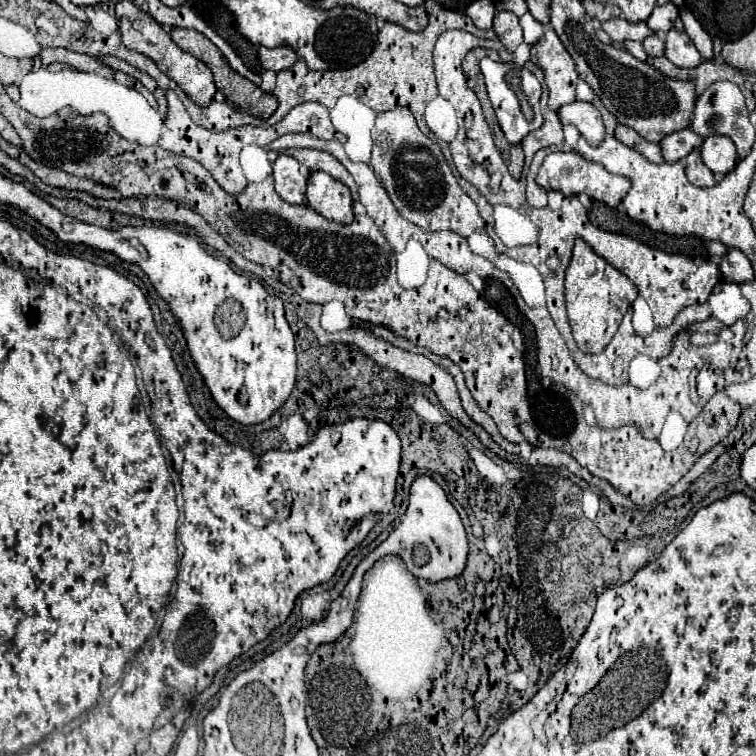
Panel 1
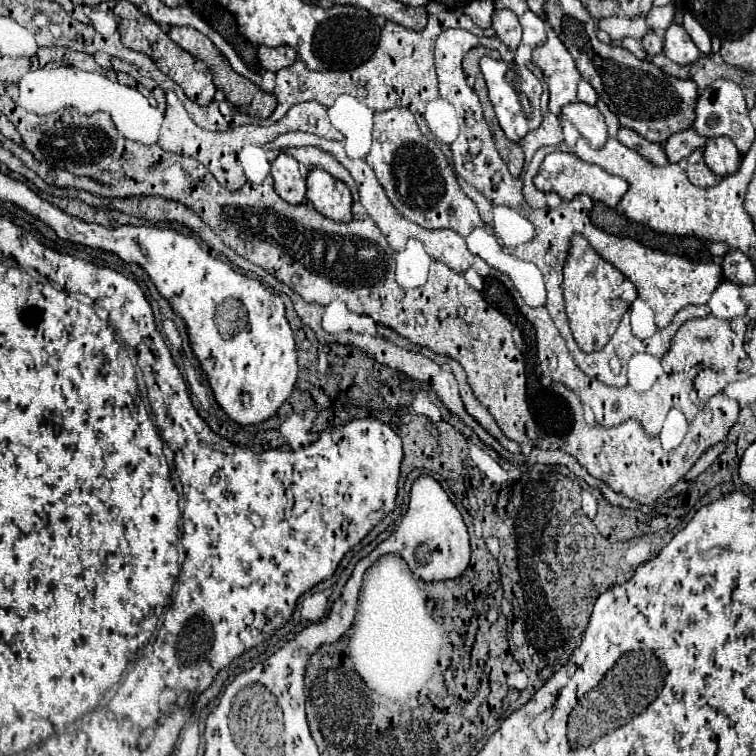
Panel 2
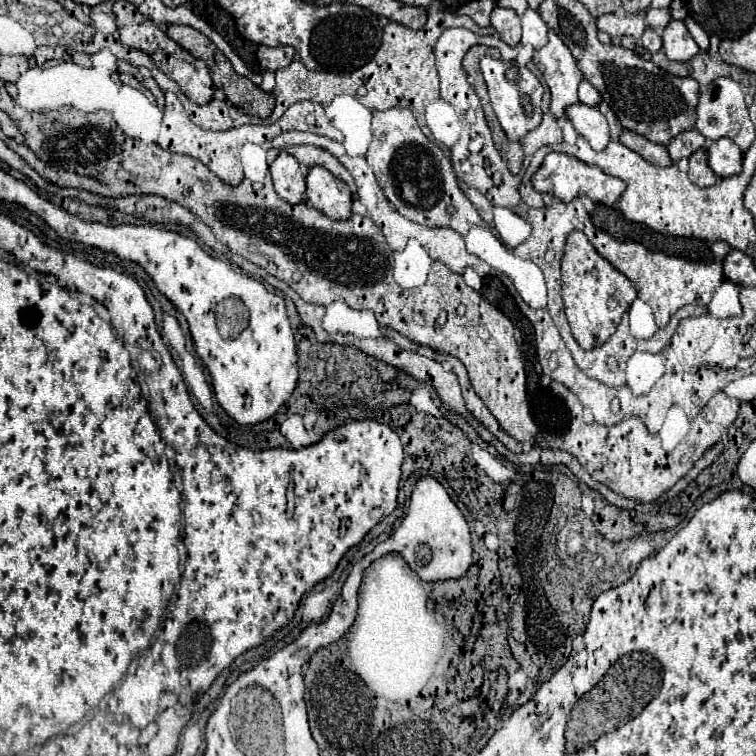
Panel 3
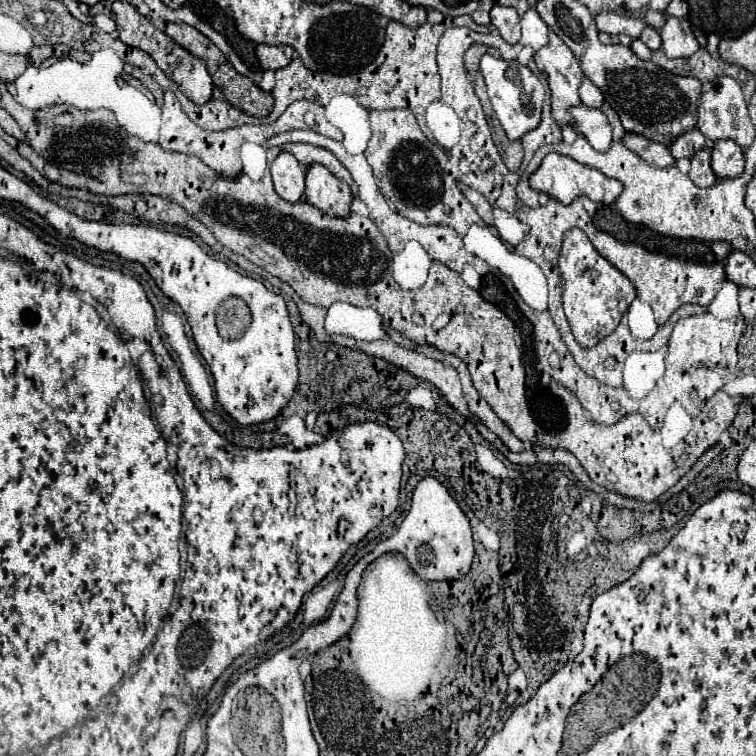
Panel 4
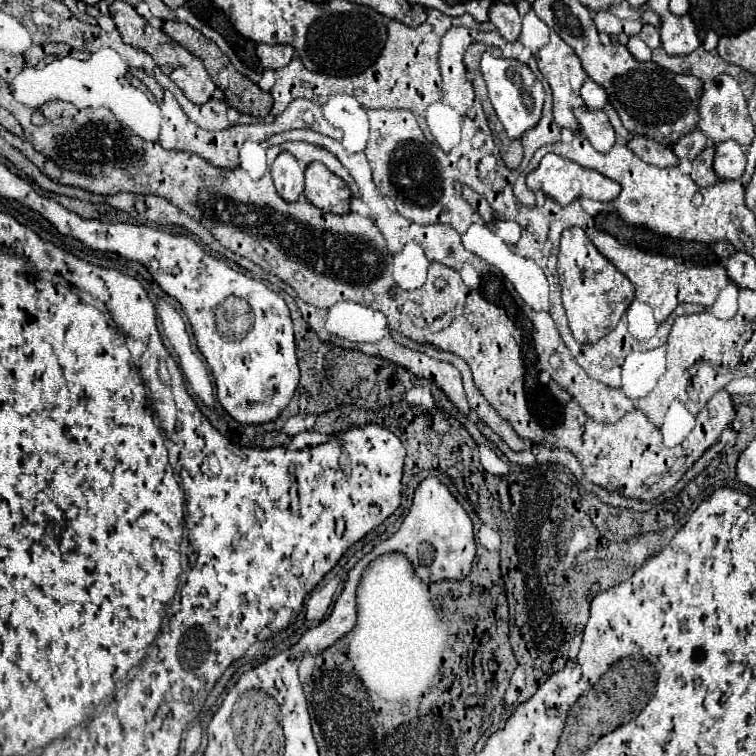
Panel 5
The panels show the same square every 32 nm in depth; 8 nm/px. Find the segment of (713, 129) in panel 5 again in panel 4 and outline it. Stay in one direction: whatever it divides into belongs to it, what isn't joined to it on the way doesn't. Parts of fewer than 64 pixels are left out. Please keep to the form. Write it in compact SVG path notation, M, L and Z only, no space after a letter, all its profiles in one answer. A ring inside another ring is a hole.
M718 76L702 88L702 96L698 102L698 124L696 128L706 138L732 138L738 146L748 148L754 142L754 126L748 116L748 108L744 102L742 88L730 76Z

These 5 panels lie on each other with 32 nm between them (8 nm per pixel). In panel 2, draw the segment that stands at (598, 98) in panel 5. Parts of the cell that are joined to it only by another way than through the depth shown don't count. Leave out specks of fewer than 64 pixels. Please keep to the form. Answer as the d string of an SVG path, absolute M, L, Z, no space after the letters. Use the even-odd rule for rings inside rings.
M580 80L580 84L578 84L578 100L586 102L586 104L594 104L598 100L594 88L586 80Z

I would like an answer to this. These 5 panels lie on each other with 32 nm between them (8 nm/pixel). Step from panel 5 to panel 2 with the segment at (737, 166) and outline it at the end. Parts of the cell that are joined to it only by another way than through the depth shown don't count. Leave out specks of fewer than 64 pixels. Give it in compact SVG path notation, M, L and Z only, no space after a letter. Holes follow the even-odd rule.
M726 136L708 138L702 152L704 152L704 160L706 160L708 168L718 176L728 176L728 174L736 172L736 168L740 164L740 154L738 154L736 146L732 144L732 140Z

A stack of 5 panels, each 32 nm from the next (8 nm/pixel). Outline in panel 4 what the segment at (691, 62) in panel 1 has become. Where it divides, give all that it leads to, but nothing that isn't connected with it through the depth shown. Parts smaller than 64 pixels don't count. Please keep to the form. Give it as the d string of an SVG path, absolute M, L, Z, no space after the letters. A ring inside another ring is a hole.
M668 16L668 22L662 28L662 48L668 58L688 58L698 52L700 46L692 36L690 22L686 18Z

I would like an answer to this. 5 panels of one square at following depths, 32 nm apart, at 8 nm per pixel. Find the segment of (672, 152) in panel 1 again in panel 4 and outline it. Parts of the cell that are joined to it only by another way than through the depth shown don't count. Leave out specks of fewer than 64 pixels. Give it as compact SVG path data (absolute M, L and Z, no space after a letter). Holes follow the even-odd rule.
M690 130L690 132L684 132L680 134L672 144L670 144L670 152L676 160L680 158L690 158L694 156L698 150L702 150L706 146L706 138L702 136L700 130Z

